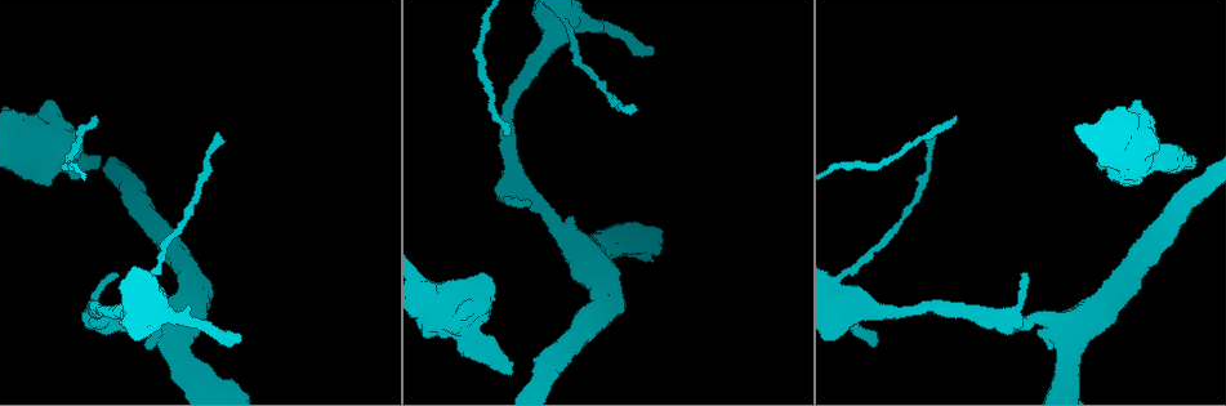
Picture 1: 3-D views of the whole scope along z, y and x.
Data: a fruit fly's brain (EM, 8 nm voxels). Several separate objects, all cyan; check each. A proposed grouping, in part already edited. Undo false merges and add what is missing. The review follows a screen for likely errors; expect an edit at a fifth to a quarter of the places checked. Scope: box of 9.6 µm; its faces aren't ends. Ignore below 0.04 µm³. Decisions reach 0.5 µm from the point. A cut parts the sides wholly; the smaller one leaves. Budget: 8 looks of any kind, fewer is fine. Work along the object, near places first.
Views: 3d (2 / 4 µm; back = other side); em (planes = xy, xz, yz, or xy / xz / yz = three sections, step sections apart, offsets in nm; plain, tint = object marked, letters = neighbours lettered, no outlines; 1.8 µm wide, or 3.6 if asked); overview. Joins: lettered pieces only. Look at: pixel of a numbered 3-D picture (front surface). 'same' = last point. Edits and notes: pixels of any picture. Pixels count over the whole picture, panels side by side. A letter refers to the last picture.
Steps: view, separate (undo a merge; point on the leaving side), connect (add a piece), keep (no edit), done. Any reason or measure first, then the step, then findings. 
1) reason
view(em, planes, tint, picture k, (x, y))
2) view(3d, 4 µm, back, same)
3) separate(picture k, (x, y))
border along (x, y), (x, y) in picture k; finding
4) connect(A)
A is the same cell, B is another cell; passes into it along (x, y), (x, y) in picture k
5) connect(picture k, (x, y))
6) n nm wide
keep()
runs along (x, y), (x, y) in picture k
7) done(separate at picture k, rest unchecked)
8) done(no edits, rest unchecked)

branch stops here
view(3d, 2 µm, picture 1, (512, 371))

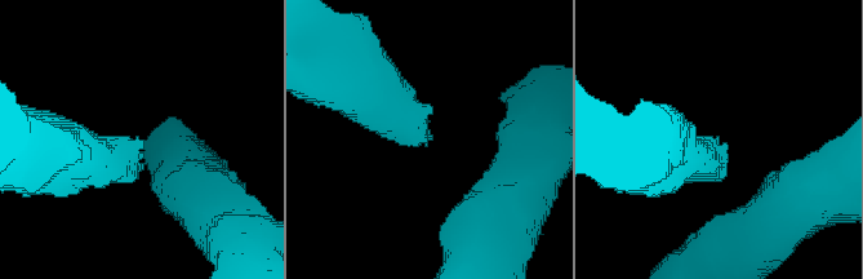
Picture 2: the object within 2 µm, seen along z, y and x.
view(em, xz, step 16, tint, picture 2, (718, 136))

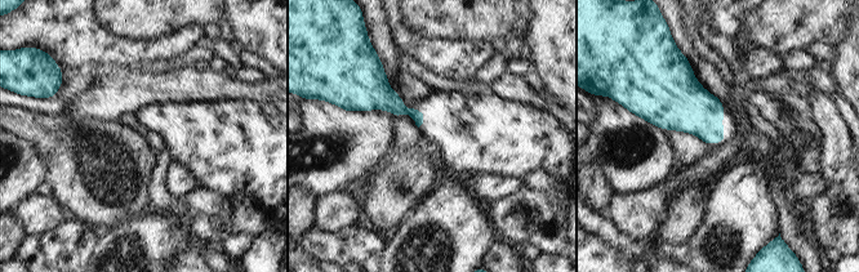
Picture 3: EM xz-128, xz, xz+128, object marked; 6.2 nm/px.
what lies round it
view(em, xz, step 16, letters, same)

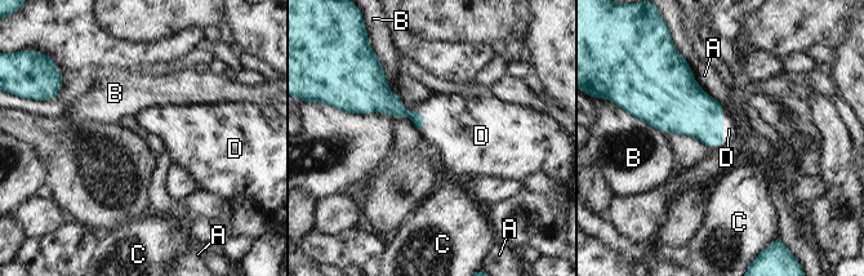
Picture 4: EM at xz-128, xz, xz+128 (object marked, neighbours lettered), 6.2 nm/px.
connect(D)
D is the same cell, A, B and C are other cells; passes into it along (693, 112), (724, 136), (729, 129) in picture 4; the neuron continues

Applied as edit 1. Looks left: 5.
view(3d, 2 µm, picture 1, (528, 203))

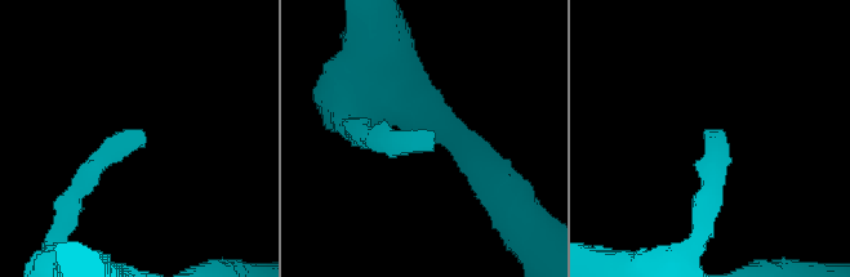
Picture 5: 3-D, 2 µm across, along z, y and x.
view(em, planes, plain, picture 5, (432, 147))

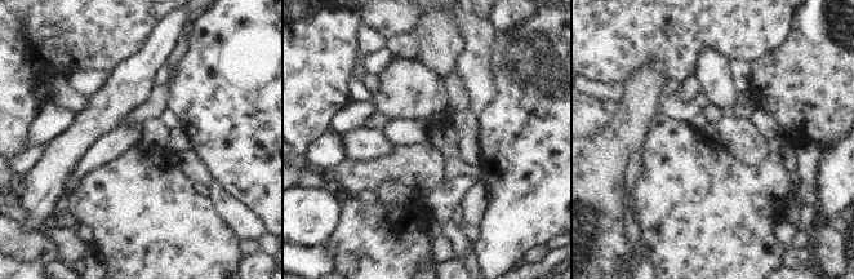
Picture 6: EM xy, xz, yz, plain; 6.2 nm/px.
view(em, planes, letters, same)

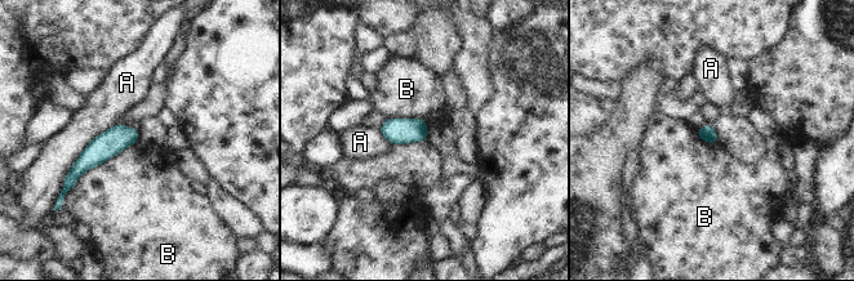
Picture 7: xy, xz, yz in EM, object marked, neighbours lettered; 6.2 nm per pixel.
keep()
A and B are other cells; runs along (134, 132), (98, 150), (70, 177) in picture 7; no lettered piece goes on from it

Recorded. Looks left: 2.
an open end
view(em, planes, letters, picture 1, (648, 54))

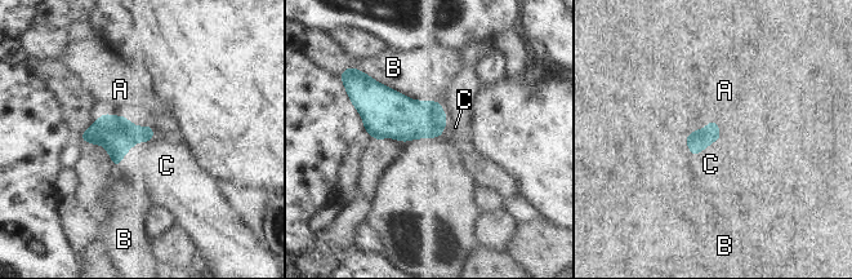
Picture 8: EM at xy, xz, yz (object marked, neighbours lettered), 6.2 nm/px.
connect(C)
C is the same cell, A and B are other cells; the neuron continues

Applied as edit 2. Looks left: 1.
done(connect at picture 4, connect at picture 8, rest unchecked)

